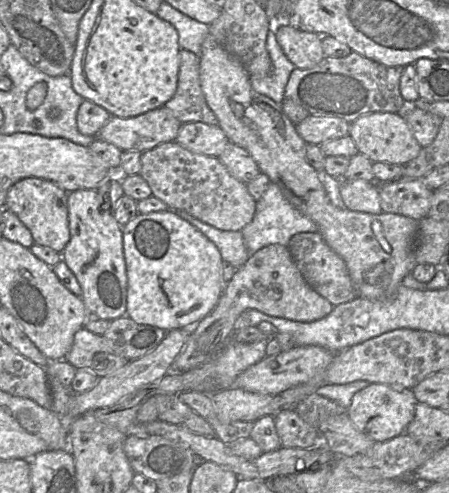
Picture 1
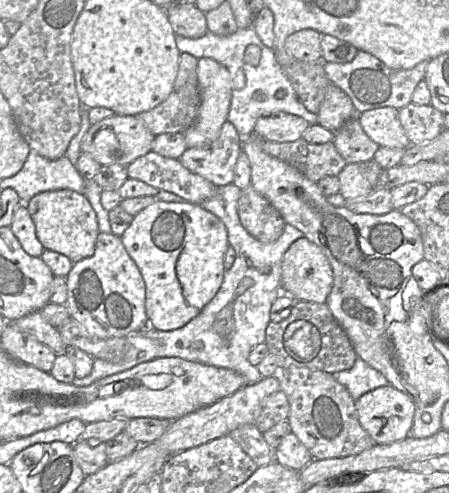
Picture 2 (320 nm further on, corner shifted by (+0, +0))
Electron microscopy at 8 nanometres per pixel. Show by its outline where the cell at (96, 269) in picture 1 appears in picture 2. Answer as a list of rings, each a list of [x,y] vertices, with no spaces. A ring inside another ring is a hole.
[[[100,232],[93,256],[74,263],[66,280],[65,304],[71,317],[81,323],[91,336],[99,339],[127,337],[149,325],[145,283],[121,237]]]

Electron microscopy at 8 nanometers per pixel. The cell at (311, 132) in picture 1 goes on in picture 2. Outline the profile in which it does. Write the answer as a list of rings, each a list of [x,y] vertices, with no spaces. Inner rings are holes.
[[[275,112],[257,120],[254,133],[274,143],[295,142],[302,138],[311,125],[303,118],[284,112]]]

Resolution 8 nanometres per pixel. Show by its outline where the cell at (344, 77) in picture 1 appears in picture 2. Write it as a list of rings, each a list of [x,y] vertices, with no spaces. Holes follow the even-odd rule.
[[[358,50],[355,58],[348,63],[324,62],[326,75],[339,86],[351,99],[356,113],[360,114],[368,110],[394,107],[398,110],[412,103],[412,96],[418,83],[425,79],[428,63],[431,60],[424,60],[412,69],[391,69],[380,59],[369,52]]]

